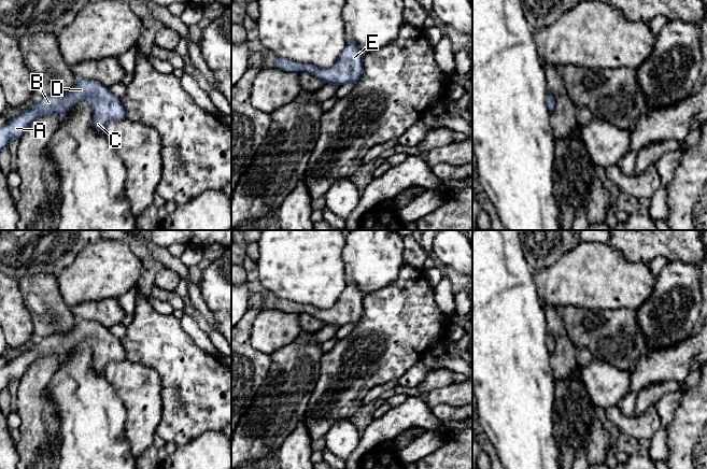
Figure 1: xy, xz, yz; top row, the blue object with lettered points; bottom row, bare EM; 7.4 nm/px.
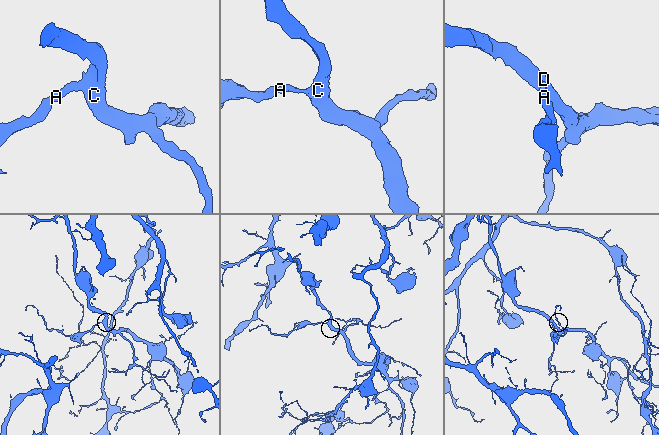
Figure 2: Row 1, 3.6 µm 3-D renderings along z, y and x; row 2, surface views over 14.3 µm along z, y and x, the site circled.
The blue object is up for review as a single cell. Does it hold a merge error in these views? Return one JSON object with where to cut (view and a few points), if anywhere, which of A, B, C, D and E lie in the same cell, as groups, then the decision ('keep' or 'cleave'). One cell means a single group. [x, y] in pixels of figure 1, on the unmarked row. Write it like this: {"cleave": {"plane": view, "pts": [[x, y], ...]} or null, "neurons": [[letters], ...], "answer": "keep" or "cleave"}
{"cleave": null, "neurons": [["A", "B", "C", "D", "E"]], "answer": "keep"}

